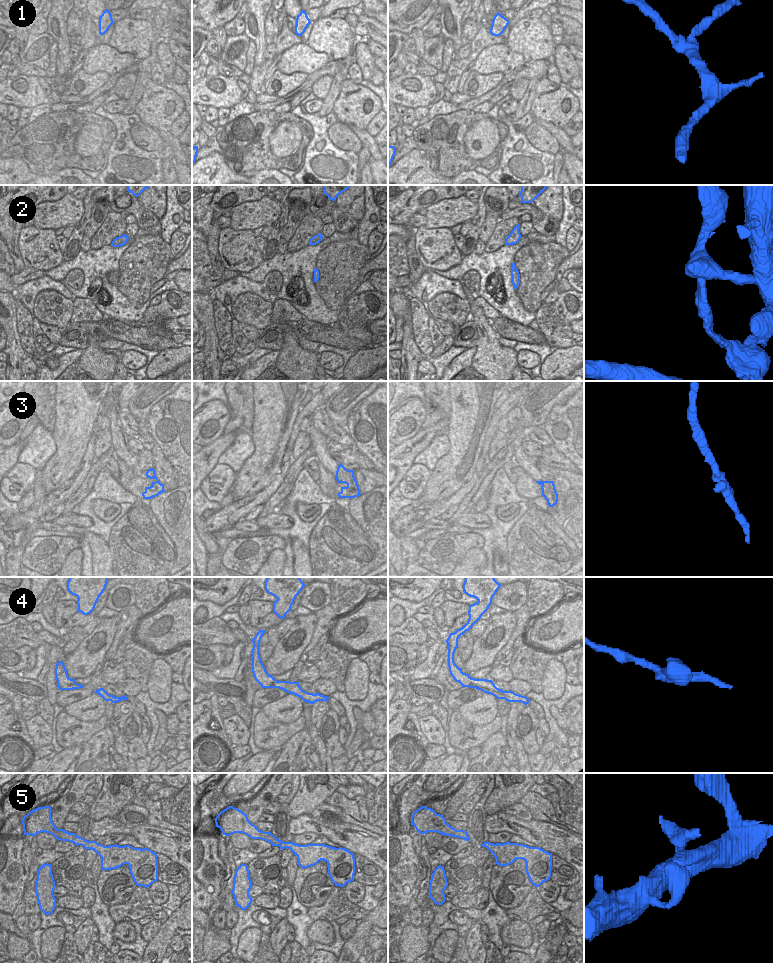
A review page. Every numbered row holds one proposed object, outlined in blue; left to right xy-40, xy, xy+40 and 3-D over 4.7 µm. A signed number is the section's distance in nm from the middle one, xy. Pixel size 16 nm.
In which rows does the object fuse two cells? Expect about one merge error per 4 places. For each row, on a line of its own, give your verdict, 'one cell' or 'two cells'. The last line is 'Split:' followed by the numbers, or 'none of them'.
1: one cell
2: two cells
3: one cell
4: one cell
5: one cell
Split: 2

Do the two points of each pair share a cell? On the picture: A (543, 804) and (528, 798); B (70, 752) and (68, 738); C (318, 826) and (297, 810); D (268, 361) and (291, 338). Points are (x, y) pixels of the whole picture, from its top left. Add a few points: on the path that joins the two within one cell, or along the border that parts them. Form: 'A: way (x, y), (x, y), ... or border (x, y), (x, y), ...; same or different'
A: way (539, 804), (532, 800); same
B: border (81, 744), (64, 748); different
C: border (309, 814), (300, 814), (291, 818); different
D: border (280, 351), (274, 364); different

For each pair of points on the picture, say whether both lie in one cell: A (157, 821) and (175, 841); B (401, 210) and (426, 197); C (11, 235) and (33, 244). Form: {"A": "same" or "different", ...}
{"A": "different", "B": "same", "C": "different"}

